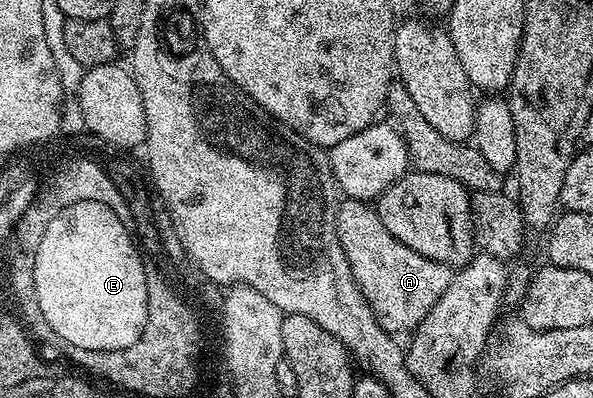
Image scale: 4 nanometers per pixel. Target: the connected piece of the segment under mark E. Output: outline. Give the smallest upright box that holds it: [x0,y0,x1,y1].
[36,202,149,350]

